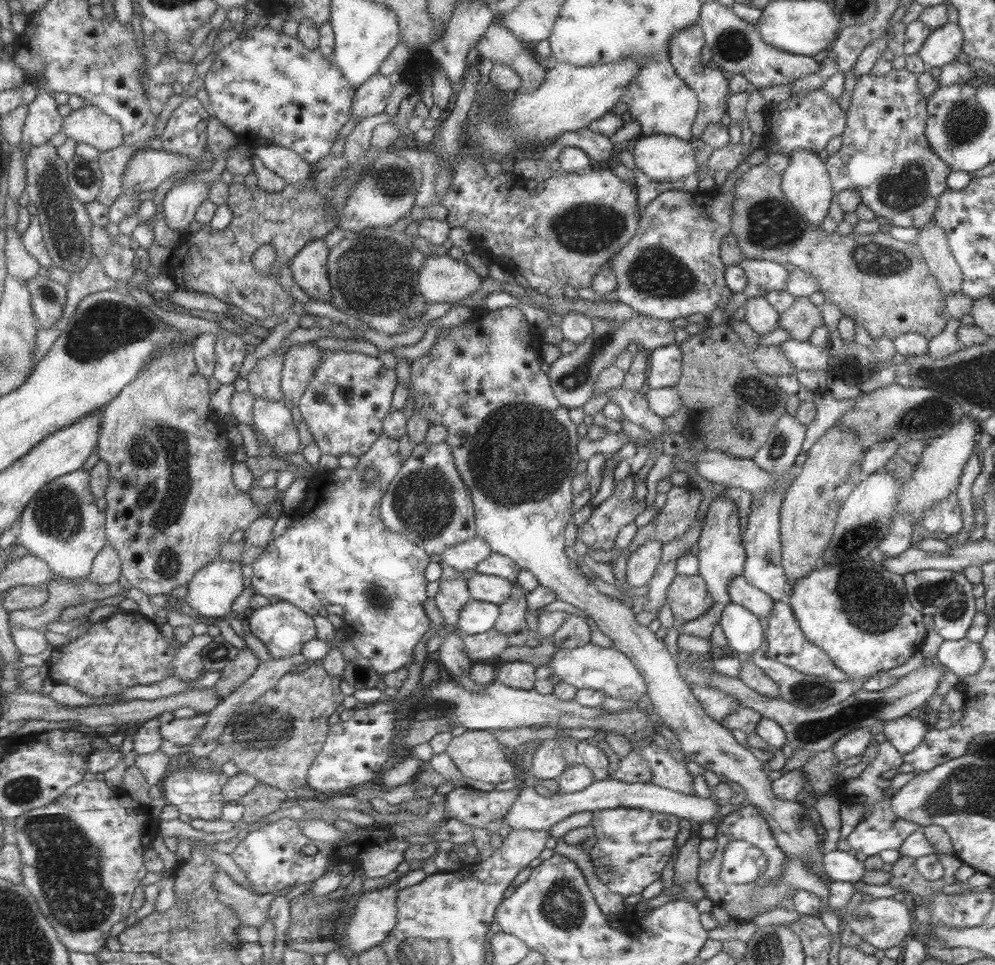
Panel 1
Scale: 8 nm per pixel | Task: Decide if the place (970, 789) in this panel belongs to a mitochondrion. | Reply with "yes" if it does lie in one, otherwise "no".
yes

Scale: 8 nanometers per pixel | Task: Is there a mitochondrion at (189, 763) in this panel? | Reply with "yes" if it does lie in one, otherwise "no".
no

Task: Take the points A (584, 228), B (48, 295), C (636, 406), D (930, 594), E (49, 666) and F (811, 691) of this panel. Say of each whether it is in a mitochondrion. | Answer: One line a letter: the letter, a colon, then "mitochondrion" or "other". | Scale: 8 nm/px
A: mitochondrion
B: mitochondrion
C: other
D: mitochondrion
E: other
F: mitochondrion

